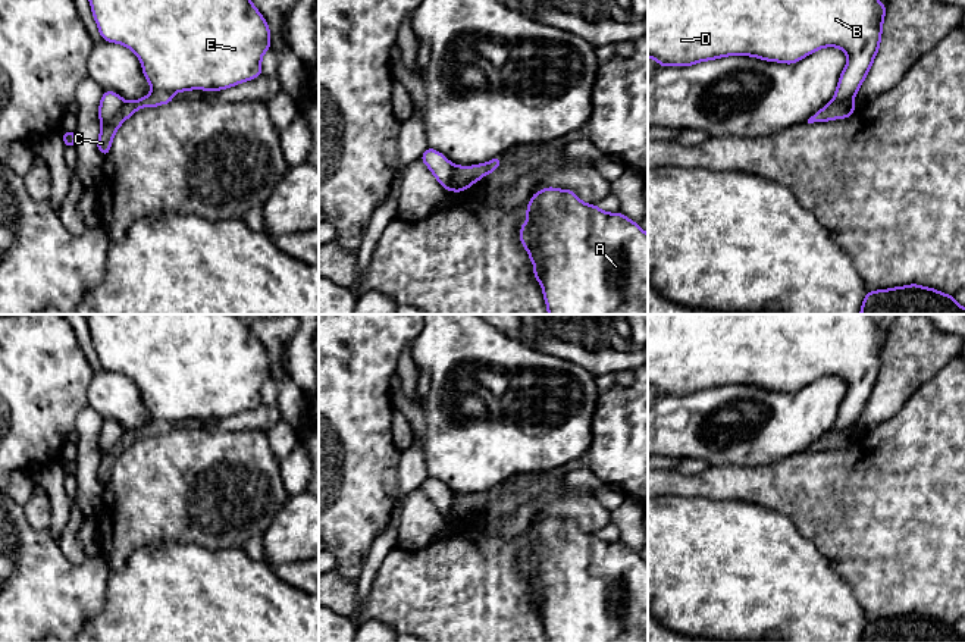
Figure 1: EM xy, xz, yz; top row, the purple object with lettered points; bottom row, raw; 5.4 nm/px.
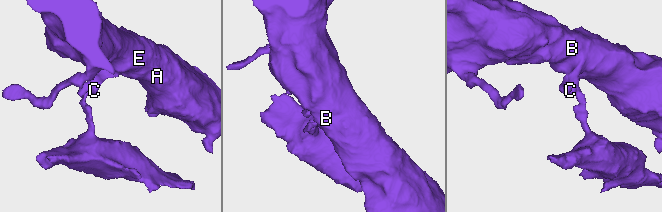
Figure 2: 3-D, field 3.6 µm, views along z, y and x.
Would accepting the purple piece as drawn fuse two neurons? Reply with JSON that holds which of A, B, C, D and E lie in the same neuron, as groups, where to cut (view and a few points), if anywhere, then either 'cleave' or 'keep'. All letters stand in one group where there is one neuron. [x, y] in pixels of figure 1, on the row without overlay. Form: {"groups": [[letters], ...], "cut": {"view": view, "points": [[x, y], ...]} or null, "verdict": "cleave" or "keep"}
{"groups": [["A", "B", "D", "E"], ["C"]], "cut": {"view": "xy", "points": [[125, 431], [103, 454]]}, "verdict": "cleave"}

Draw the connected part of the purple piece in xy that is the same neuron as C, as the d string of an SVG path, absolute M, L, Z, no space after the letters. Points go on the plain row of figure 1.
M153 419L144 428L125 430L120 441L109 452L101 455L101 460L97 469L97 479L106 486L112 477L112 470L113 470L116 460L138 438L157 436L160 433L169 433L170 430L173 430L172 422L160 422L157 419Z

